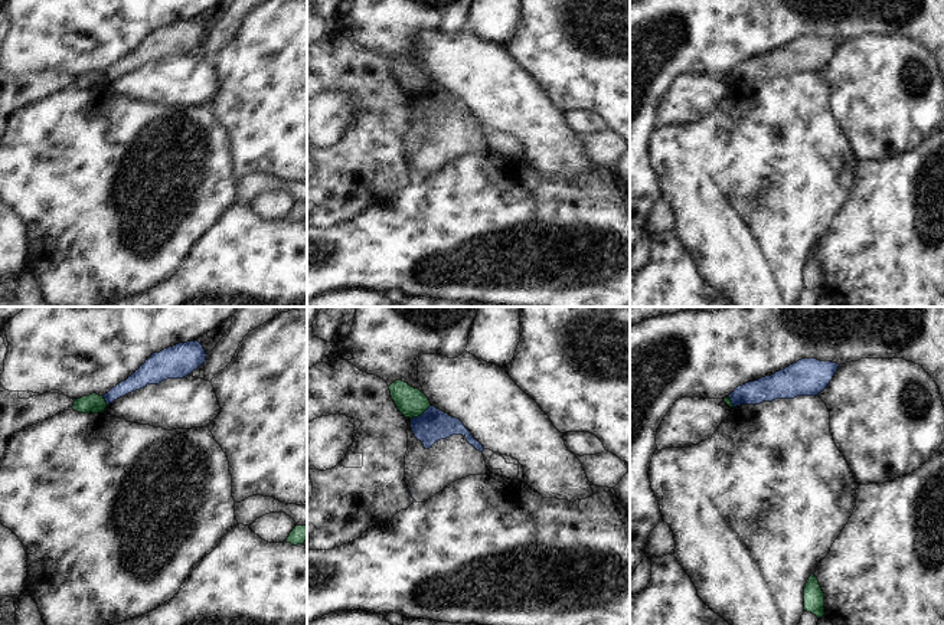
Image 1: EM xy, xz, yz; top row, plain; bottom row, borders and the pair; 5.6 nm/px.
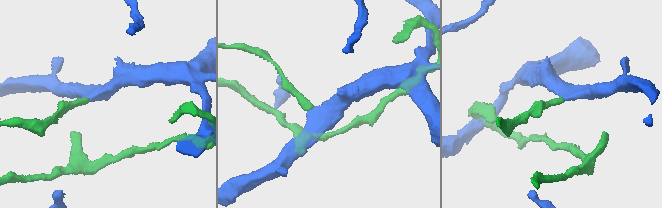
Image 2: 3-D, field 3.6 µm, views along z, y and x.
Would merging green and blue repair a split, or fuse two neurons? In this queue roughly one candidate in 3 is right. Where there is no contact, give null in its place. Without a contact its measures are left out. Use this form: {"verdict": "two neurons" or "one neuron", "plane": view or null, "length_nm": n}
{"verdict": "two neurons", "plane": "xz", "length_nm": 140}

